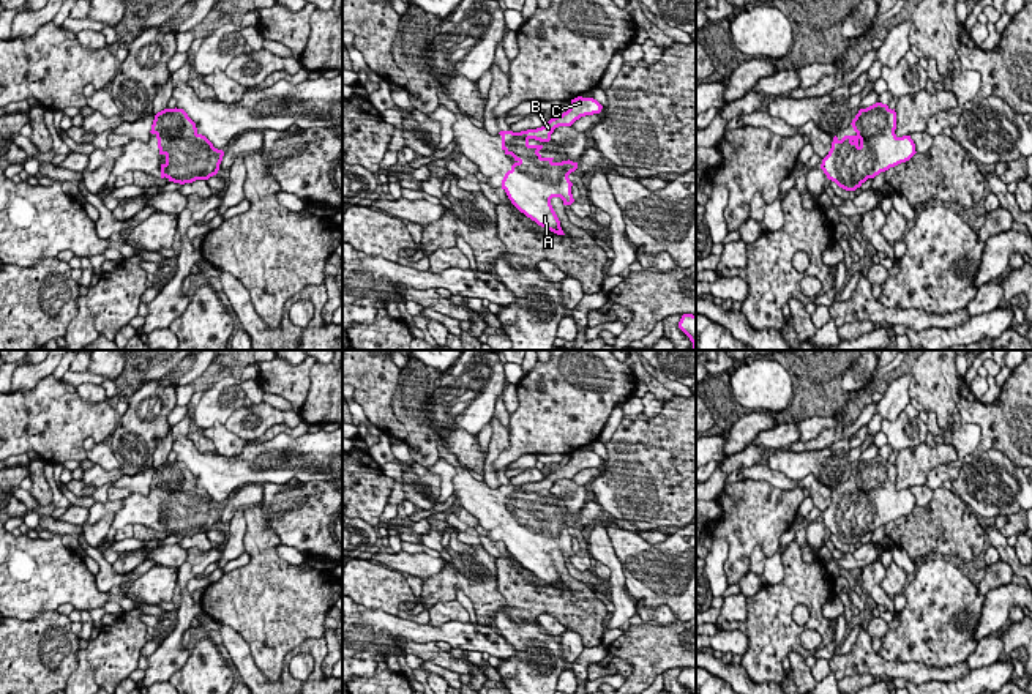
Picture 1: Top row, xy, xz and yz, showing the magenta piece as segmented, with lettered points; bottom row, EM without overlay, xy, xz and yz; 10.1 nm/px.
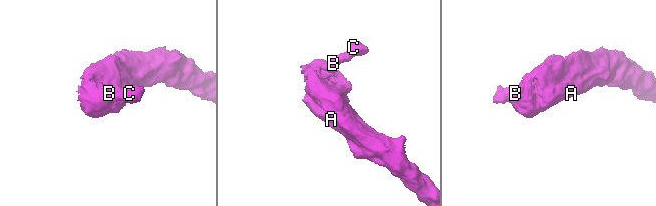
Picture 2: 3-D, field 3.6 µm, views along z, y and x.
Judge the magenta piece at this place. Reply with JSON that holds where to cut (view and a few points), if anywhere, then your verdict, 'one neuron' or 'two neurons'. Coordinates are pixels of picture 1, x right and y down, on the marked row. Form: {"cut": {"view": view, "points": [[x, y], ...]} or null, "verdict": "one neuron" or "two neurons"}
{"cut": null, "verdict": "one neuron"}

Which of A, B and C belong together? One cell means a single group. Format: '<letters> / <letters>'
A B C

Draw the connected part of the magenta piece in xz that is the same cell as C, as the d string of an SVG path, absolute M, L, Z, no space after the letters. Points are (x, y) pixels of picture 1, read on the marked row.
M578 96L571 99L566 112L551 118L541 128L499 132L502 136L502 150L516 161L505 174L502 189L521 213L557 235L565 233L551 199L560 197L563 205L574 202L573 183L568 175L578 169L578 162L570 159L554 162L554 158L543 158L538 151L543 148L543 142L551 140L555 128L571 126L581 117L600 114L601 109L603 106L596 99Z

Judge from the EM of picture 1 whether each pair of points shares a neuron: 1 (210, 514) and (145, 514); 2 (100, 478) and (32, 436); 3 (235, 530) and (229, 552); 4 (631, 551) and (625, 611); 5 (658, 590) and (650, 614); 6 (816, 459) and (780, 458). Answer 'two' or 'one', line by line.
1: one
2: two
3: one
4: two
5: two
6: one

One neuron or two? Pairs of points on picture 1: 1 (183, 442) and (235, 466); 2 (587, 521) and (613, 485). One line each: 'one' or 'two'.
1: one
2: two

